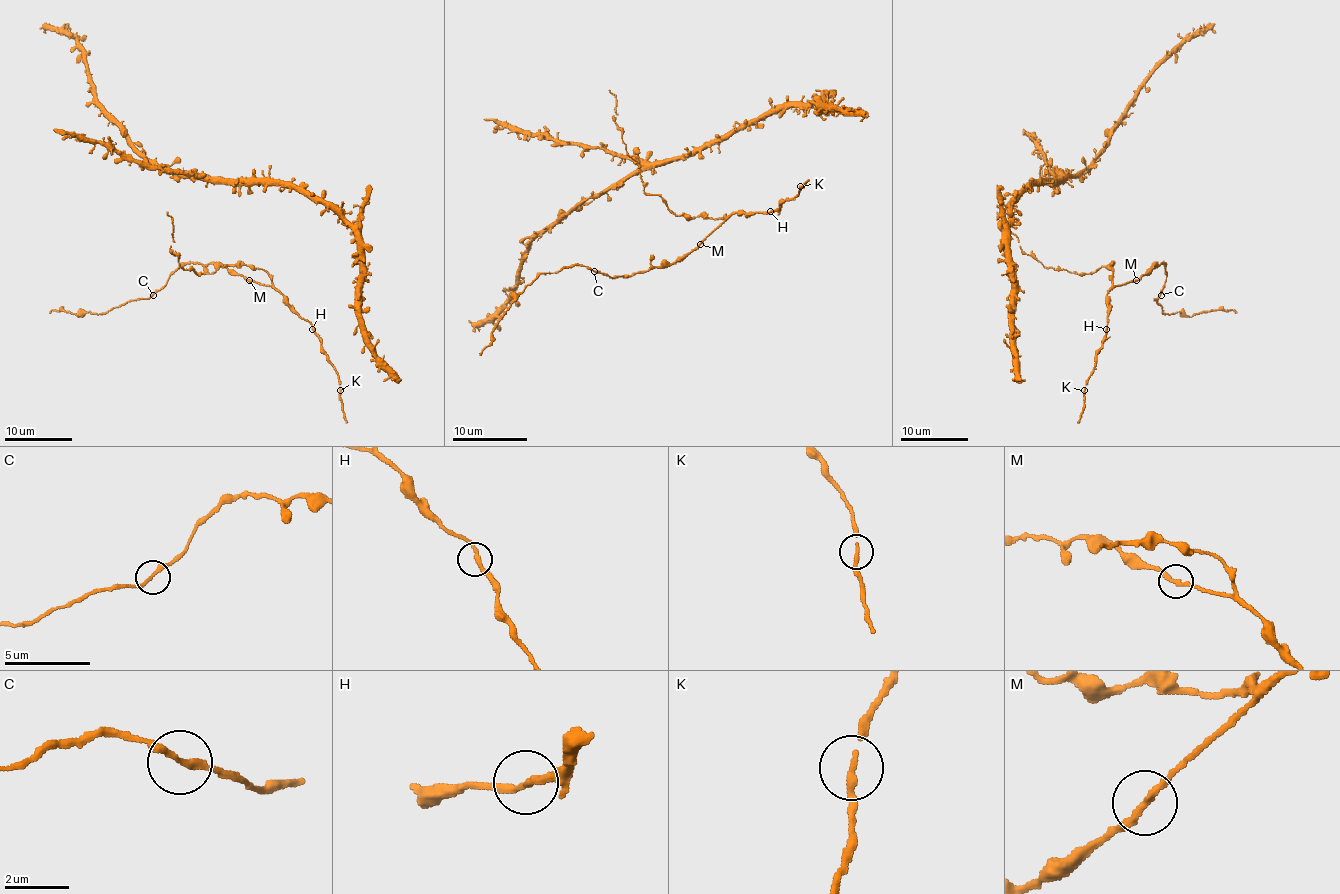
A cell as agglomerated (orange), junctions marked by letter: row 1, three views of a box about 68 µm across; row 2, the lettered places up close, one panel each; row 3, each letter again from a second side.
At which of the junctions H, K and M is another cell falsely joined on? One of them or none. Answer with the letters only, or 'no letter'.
no letter

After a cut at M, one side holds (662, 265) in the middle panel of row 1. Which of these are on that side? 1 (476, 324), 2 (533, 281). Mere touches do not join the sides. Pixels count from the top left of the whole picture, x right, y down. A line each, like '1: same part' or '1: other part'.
1: other part
2: same part

